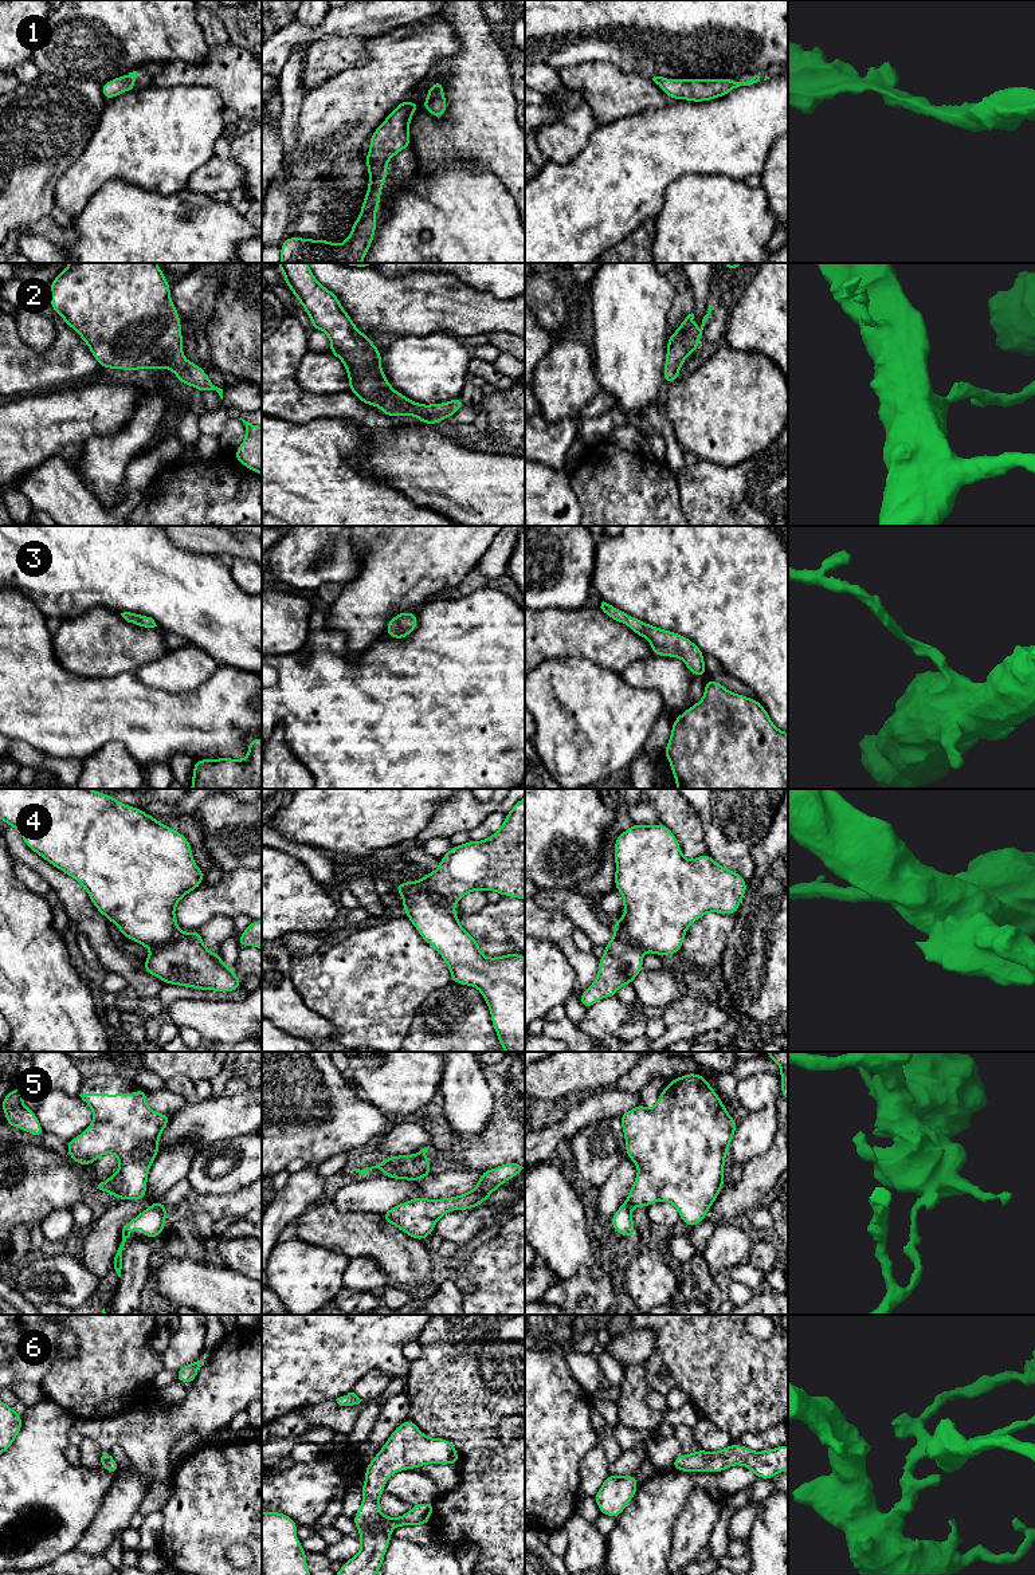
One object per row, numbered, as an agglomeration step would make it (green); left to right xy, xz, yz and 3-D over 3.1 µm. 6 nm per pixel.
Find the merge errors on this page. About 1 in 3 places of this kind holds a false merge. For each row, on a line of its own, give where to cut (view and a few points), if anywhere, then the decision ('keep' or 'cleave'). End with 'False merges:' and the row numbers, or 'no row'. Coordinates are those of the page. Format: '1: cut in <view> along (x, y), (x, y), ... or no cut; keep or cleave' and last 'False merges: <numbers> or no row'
1: no cut; keep
2: no cut; keep
3: no cut; keep
4: cut in xz along (422, 880), (424, 887), (439, 902), (453, 907); cleave
5: cut in yz along (626, 1201), (631, 1206); cleave
6: no cut; keep
False merges: 4, 5

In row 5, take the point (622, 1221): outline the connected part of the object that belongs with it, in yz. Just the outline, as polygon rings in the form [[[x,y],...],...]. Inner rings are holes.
[[[627,1201],[620,1205],[609,1222],[619,1234],[634,1240],[635,1225],[631,1217],[631,1206]]]

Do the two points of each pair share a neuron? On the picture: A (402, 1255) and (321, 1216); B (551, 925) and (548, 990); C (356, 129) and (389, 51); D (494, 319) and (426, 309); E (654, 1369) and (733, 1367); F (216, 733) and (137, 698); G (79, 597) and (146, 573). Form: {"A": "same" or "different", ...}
{"A": "same", "B": "different", "C": "same", "D": "same", "E": "same", "F": "same", "G": "same"}

